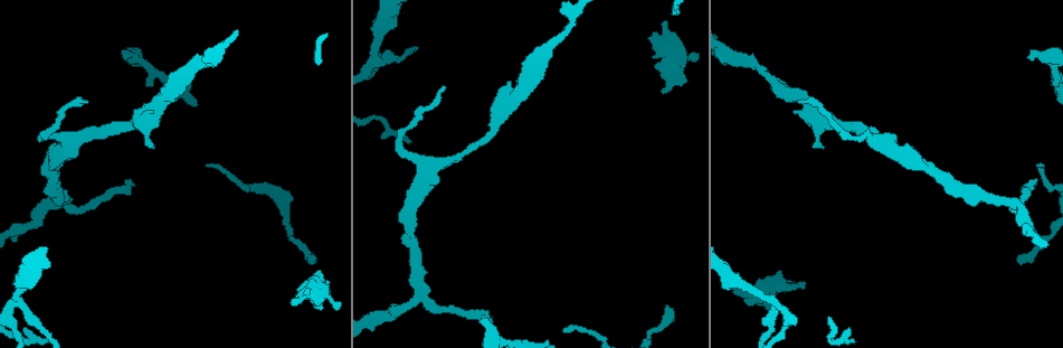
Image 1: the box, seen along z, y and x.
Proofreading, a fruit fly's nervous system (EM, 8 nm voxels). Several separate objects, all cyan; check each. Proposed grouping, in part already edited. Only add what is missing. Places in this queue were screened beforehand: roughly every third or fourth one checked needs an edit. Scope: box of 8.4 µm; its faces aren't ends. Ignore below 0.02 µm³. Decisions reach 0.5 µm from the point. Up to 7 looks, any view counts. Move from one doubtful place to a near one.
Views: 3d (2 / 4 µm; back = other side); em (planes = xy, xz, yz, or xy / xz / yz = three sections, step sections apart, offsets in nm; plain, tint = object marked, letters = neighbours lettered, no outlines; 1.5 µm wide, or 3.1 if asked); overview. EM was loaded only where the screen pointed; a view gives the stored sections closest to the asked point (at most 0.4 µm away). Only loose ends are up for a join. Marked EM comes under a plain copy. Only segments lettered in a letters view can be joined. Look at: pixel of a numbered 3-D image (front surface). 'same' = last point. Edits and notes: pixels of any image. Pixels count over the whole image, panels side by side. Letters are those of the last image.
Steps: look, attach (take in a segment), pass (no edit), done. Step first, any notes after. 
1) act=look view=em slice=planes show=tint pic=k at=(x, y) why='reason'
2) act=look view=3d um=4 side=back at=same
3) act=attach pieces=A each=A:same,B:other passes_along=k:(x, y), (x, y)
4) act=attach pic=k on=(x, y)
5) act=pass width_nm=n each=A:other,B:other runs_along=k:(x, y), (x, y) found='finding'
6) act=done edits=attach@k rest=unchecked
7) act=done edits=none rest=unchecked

act=look view=em slice=planes show=letters pic=1 at=(806, 283) why='free end'

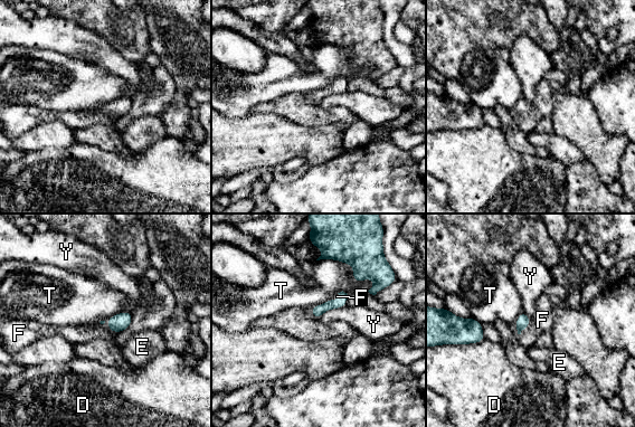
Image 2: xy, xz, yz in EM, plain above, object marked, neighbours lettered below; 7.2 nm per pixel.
act=attach pieces=F each=D:other,E:other,F:same,T:other,Y:other passes_along=2:(523, 321), (524, 329), (542, 320) found='the neuron continues'

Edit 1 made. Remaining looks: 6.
act=look view=em slice=xy step=4 show=letters pic=1 at=(1027, 57) why='an open end'

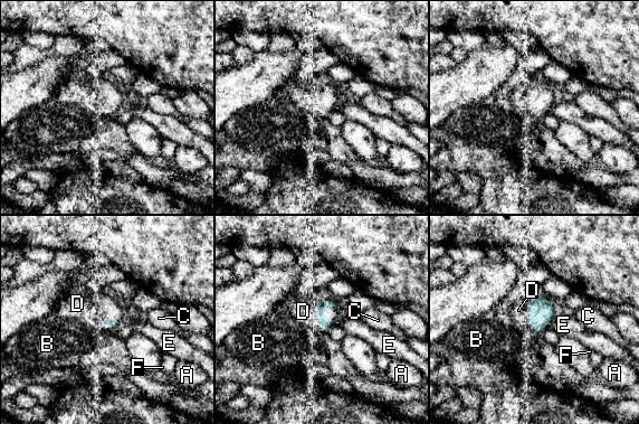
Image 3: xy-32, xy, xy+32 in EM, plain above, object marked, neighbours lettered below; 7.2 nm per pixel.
act=attach pieces=D each=A:other,B:other,C:other,D:same,E:other,F:other found='it goes on there'

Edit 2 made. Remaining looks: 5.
act=look view=3d um=2 pic=1 at=(1036, 180) why='thin end'

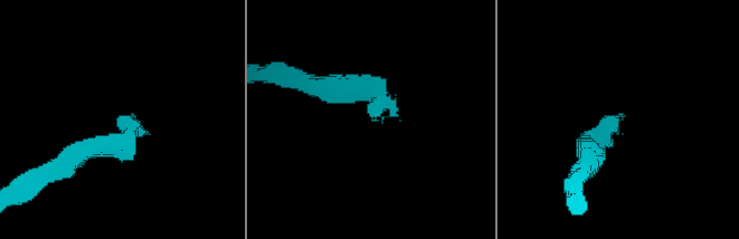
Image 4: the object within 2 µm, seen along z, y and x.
act=look view=em slice=yz step=8 show=tint pic=4 at=(133, 113)

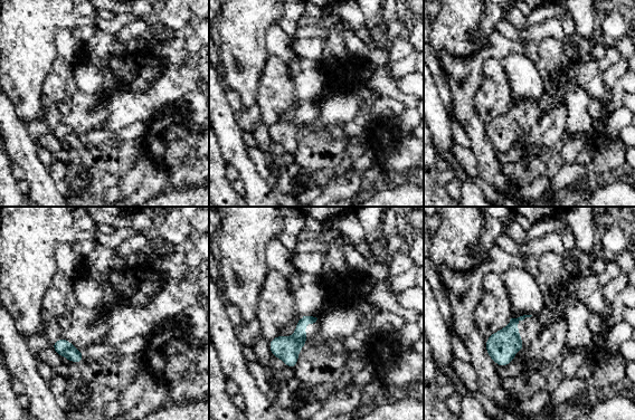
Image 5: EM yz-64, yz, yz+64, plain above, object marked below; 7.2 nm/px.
act=look view=em slice=planes show=letters at=same why='cut it another way'

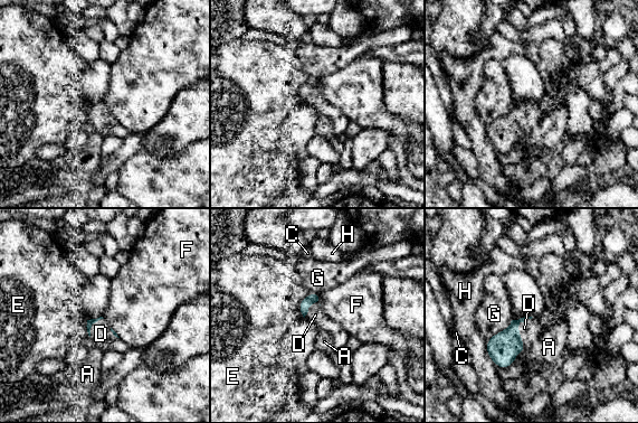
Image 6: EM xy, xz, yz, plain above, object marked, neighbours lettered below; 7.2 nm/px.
act=attach pieces=D each=A:other,C:other,D:same,E:other,F:other,G:other,H:other found='the neuron continues'

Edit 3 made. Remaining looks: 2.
act=done edits=attach@2,attach@3,attach@6 rest=unchecked

